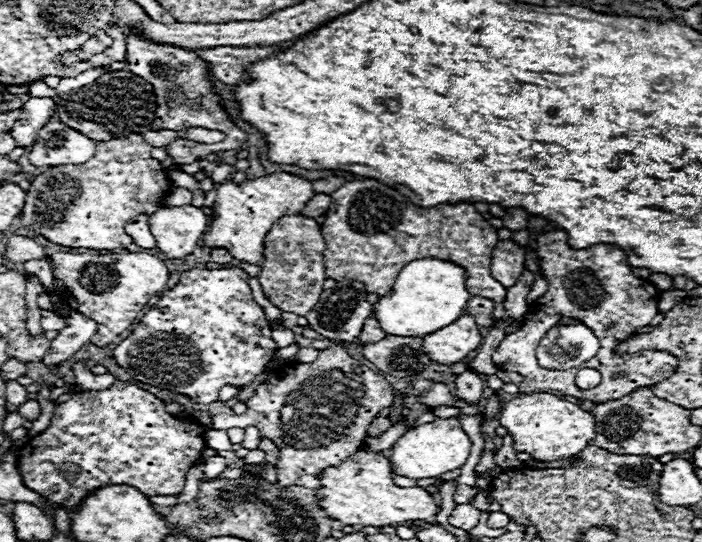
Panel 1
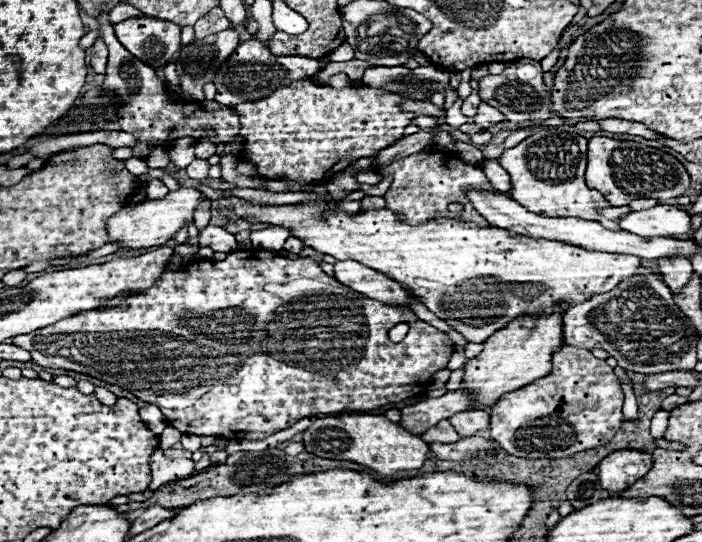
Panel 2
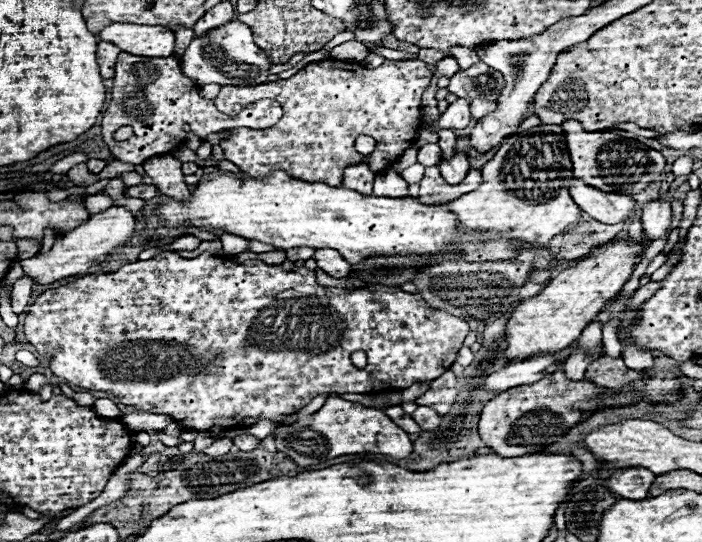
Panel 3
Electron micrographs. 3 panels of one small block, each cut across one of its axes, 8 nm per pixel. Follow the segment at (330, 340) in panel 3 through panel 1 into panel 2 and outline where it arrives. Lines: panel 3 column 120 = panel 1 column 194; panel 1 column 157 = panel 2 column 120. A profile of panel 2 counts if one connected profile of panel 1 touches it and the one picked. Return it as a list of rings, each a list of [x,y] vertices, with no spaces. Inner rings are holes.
[[[230,252],[228,258],[222,262],[212,262],[208,258],[196,258],[186,264],[186,270],[166,270],[154,286],[150,286],[144,292],[130,294],[118,306],[102,308],[102,310],[94,310],[94,312],[82,312],[78,316],[68,316],[66,320],[60,320],[54,326],[40,328],[38,332],[14,336],[12,344],[26,348],[32,354],[32,360],[36,364],[40,364],[42,368],[66,368],[66,370],[74,370],[80,374],[90,374],[94,378],[100,378],[104,382],[116,384],[124,390],[130,390],[140,400],[156,404],[162,410],[162,414],[172,422],[172,426],[178,428],[180,432],[188,432],[188,434],[196,434],[196,436],[224,436],[224,438],[226,436],[234,438],[240,434],[240,438],[246,438],[246,440],[264,440],[280,430],[290,428],[292,424],[296,424],[298,420],[308,418],[308,416],[338,414],[338,412],[346,412],[346,410],[368,412],[368,410],[380,408],[384,404],[398,402],[398,400],[406,398],[404,394],[398,396],[400,392],[408,390],[404,386],[428,384],[432,380],[432,374],[436,374],[438,370],[448,366],[448,360],[454,352],[454,342],[450,340],[450,336],[446,332],[440,332],[438,328],[430,326],[428,322],[422,322],[412,310],[382,304],[378,300],[370,300],[370,298],[354,292],[352,288],[338,284],[338,280],[328,276],[326,272],[322,272],[318,262],[312,258],[290,260],[290,258],[282,258],[274,252],[254,252],[248,258],[236,258],[236,252]],[[400,322],[408,322],[410,332],[406,334],[406,338],[402,342],[394,344],[388,338],[388,330]]]

